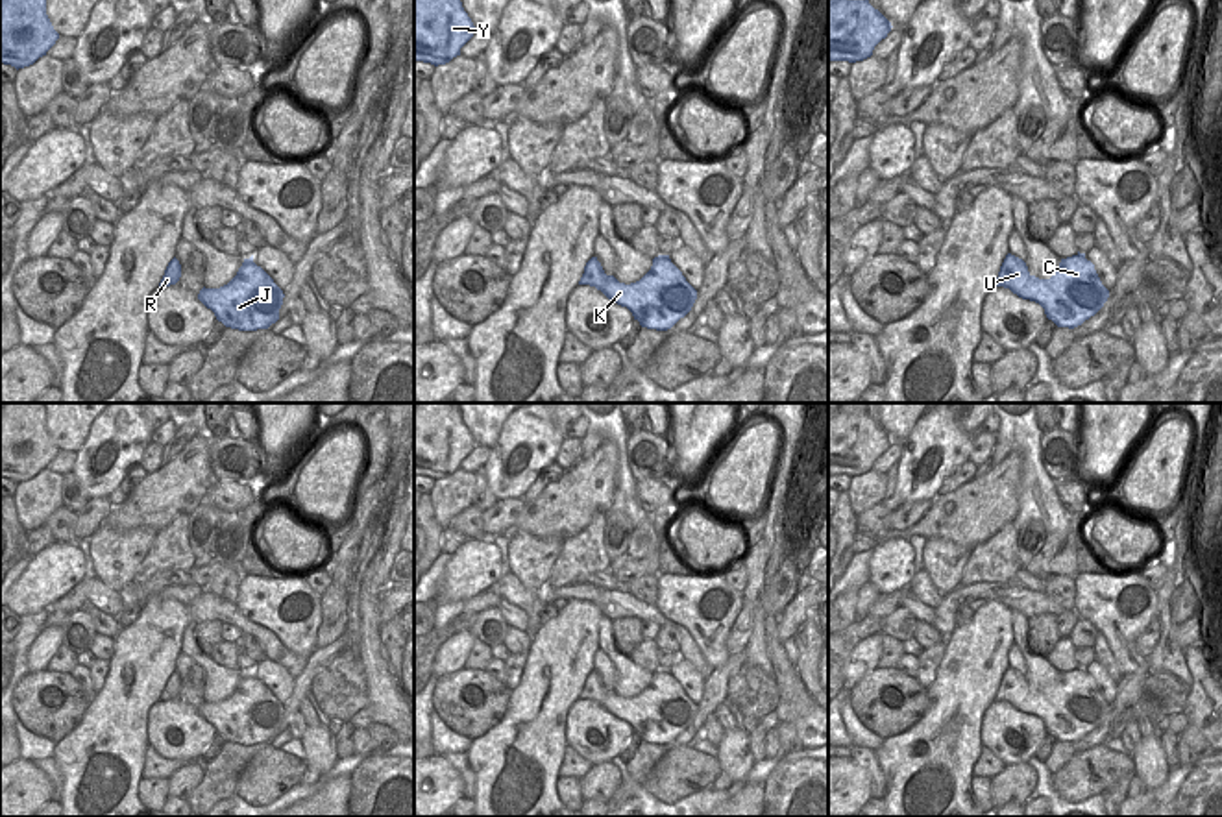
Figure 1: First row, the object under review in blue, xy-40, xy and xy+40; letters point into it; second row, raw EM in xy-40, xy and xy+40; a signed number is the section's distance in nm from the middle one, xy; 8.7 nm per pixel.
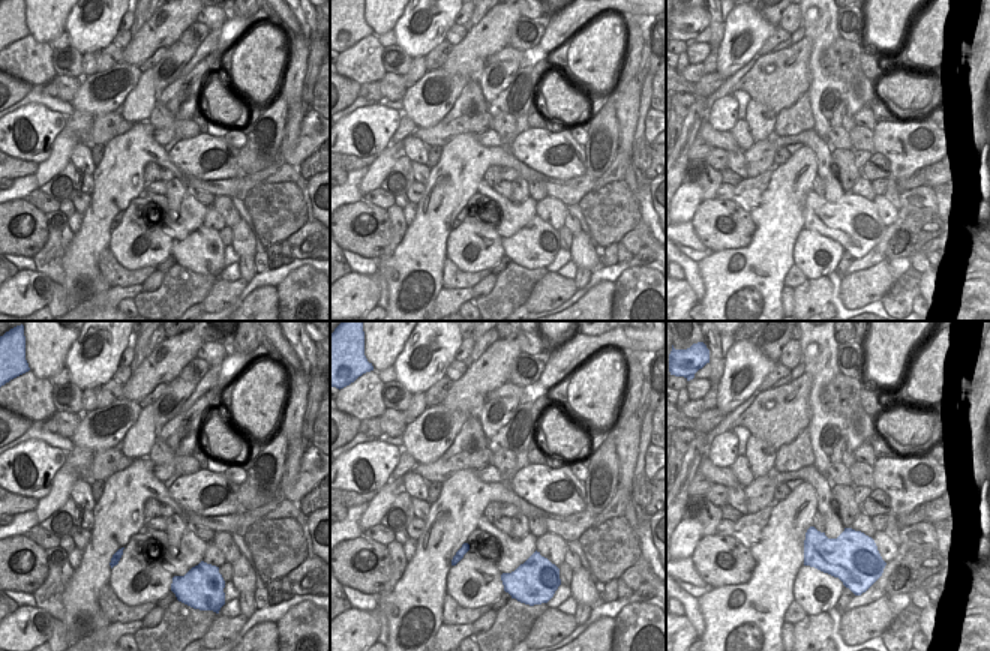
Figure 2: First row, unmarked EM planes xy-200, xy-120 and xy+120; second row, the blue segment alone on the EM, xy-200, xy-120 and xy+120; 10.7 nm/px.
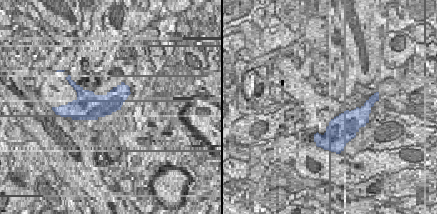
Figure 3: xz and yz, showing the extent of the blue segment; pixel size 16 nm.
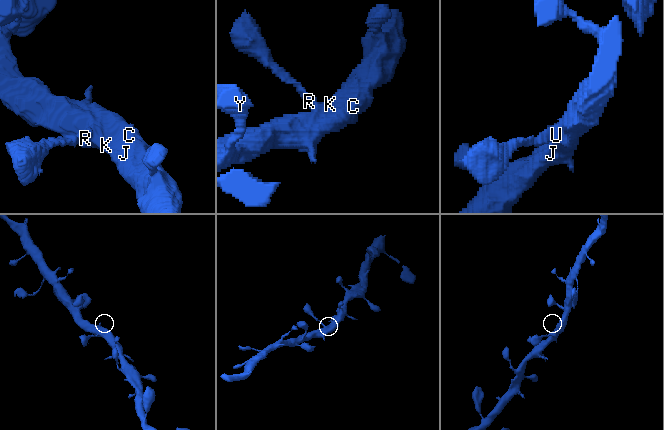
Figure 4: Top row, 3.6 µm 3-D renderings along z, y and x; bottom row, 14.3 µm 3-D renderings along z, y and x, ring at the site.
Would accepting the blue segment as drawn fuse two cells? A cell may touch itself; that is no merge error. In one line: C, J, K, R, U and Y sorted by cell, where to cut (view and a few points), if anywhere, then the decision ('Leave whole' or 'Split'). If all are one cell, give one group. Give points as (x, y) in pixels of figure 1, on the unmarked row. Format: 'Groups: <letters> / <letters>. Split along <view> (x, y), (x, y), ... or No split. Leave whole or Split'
Groups: C J K R U Y. No split. Leave whole.

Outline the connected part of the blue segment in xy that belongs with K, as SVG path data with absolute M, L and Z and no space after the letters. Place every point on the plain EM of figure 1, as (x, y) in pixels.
M669 669L654 671L651 684L630 699L606 689L597 671L592 671L579 699L595 701L608 713L627 721L642 741L656 745L671 743L691 725L697 713L697 704L671 677Z

